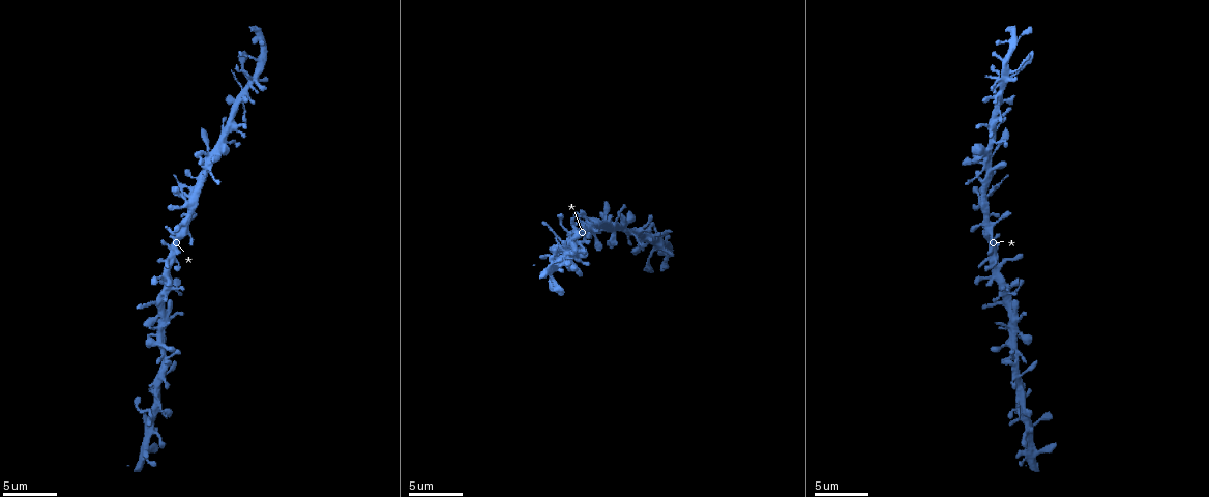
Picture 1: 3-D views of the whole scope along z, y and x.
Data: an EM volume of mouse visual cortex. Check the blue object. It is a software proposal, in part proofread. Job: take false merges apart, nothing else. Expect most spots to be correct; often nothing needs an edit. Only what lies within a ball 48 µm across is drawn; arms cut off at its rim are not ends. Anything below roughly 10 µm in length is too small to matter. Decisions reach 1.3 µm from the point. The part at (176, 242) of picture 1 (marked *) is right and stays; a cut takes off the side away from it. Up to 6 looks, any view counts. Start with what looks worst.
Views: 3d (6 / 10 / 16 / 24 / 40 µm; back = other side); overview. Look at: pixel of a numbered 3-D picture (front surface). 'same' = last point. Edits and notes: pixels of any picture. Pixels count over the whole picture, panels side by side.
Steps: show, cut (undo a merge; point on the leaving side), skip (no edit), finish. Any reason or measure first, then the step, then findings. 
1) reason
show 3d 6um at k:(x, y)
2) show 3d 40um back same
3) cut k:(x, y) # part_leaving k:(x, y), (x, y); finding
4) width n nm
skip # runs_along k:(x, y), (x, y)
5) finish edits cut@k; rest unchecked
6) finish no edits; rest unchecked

a narrow waist
show 3d 6um at 1:(194, 188)

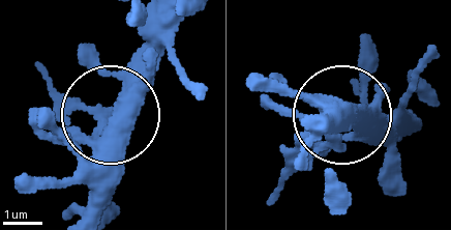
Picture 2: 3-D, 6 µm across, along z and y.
skip # one neuron here

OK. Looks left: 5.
a narrow waist
show 3d 16um at 1:(1004, 87)

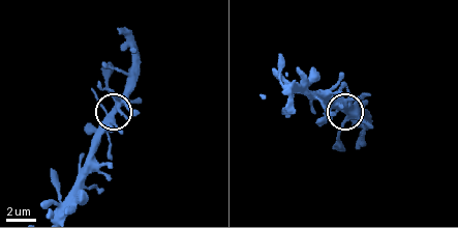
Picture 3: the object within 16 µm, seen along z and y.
skip # all the same neuron

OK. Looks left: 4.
narrows sharply
show 3d 10um at 1:(160, 383)

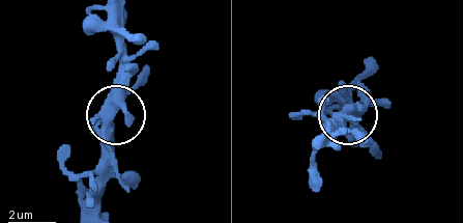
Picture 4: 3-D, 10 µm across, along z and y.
skip # runs_along 4:(121, 18), (121, 102), (109, 131), (109, 176); one neuron here

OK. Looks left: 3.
finish no edits; rest unchecked

